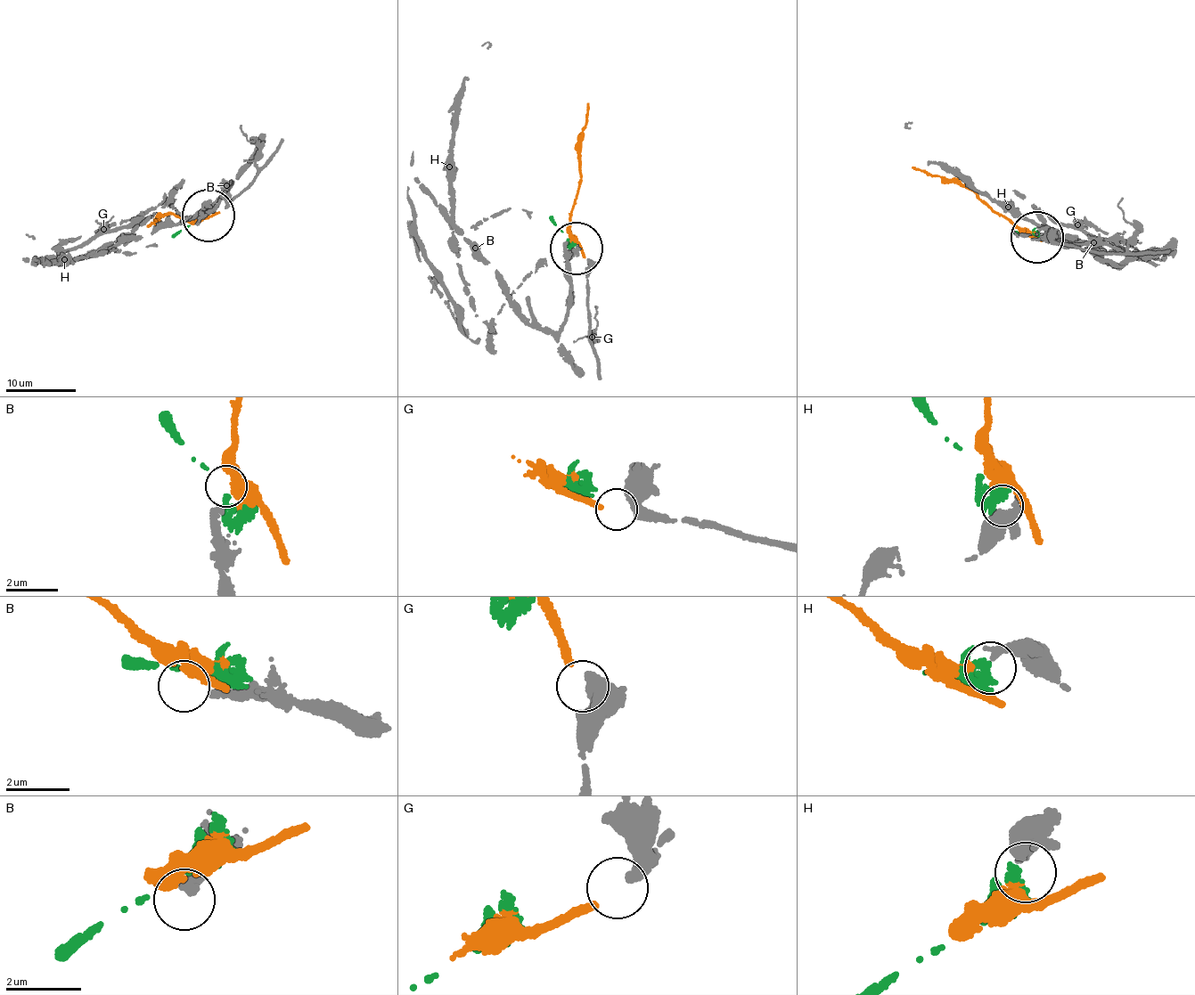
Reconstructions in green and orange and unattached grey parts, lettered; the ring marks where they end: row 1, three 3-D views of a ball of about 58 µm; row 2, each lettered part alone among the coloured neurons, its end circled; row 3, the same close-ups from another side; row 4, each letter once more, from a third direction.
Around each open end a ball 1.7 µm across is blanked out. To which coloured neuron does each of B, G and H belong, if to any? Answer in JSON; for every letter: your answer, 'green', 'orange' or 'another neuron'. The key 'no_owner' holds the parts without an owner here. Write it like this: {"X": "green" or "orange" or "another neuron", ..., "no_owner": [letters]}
{"B": "another neuron", "G": "orange", "H": "green", "no_owner": ["B"]}

